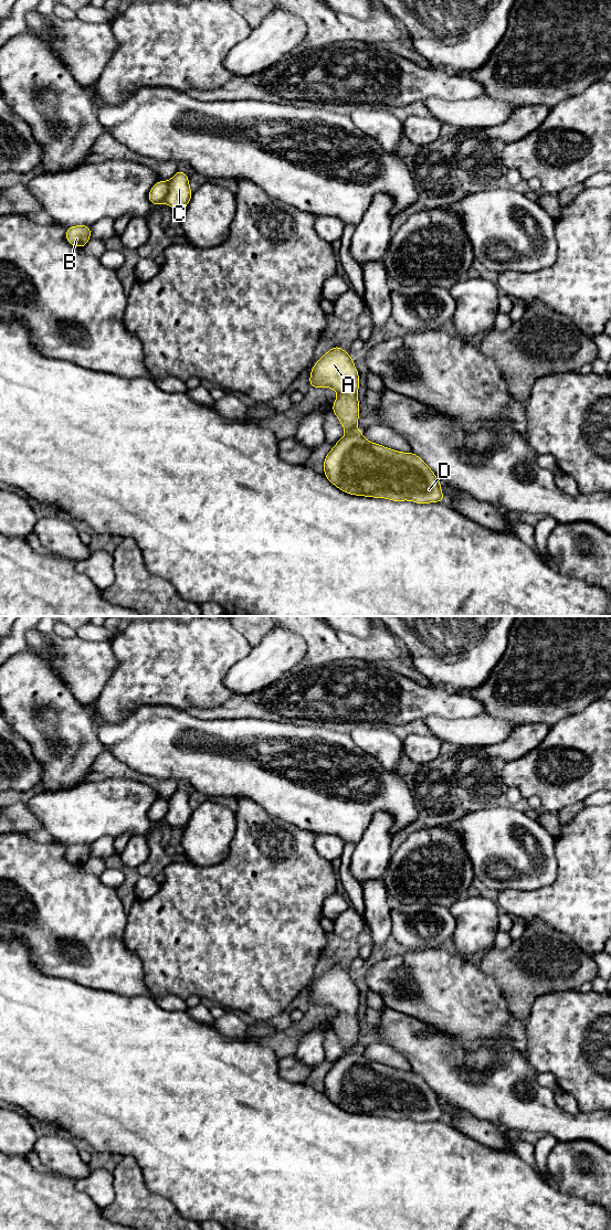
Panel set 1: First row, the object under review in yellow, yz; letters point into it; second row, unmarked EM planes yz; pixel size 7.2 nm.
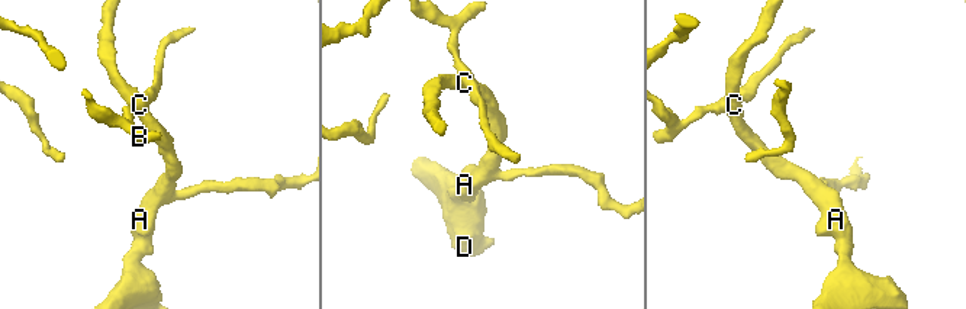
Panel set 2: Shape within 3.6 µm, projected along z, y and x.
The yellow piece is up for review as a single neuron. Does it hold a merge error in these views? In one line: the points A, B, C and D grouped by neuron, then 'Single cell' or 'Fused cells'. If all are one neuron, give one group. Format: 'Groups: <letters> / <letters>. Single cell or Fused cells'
Groups: A C D / B. Fused cells

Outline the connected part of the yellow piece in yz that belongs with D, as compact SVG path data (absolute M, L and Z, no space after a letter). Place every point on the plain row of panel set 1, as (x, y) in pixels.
M339 964L327 969L312 986L310 1006L331 1006L338 1011L331 1029L346 1049L324 1078L324 1093L337 1106L349 1113L387 1116L391 1120L410 1118L415 1122L444 1120L441 1101L431 1086L414 1071L402 1071L370 1061L357 1048L359 1038L359 992L350 972Z

